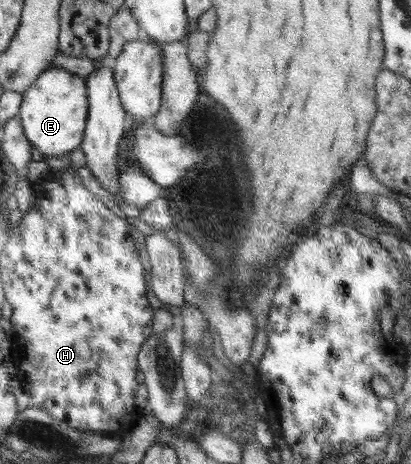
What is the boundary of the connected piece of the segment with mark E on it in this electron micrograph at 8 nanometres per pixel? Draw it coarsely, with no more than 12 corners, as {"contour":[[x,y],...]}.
{"contour":[[47,69],[22,94],[25,138],[44,158],[85,138],[85,80]]}

